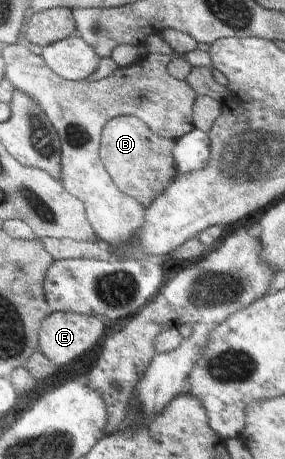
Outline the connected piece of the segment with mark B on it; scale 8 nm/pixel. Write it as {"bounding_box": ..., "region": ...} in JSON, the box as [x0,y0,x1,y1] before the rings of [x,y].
{"bounding_box":[99,115,178,209],"region":[[[130,115],[111,118],[101,136],[99,155],[106,172],[124,194],[134,197],[147,209],[178,173],[173,159],[175,141],[158,136],[138,117]]]}

